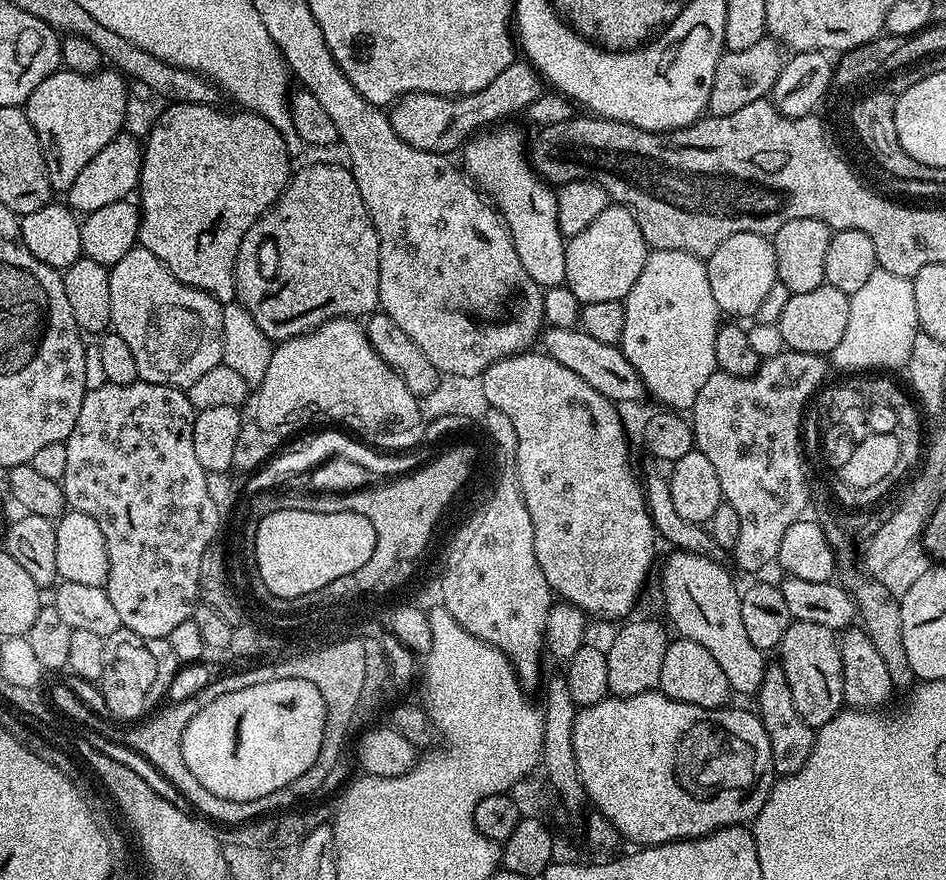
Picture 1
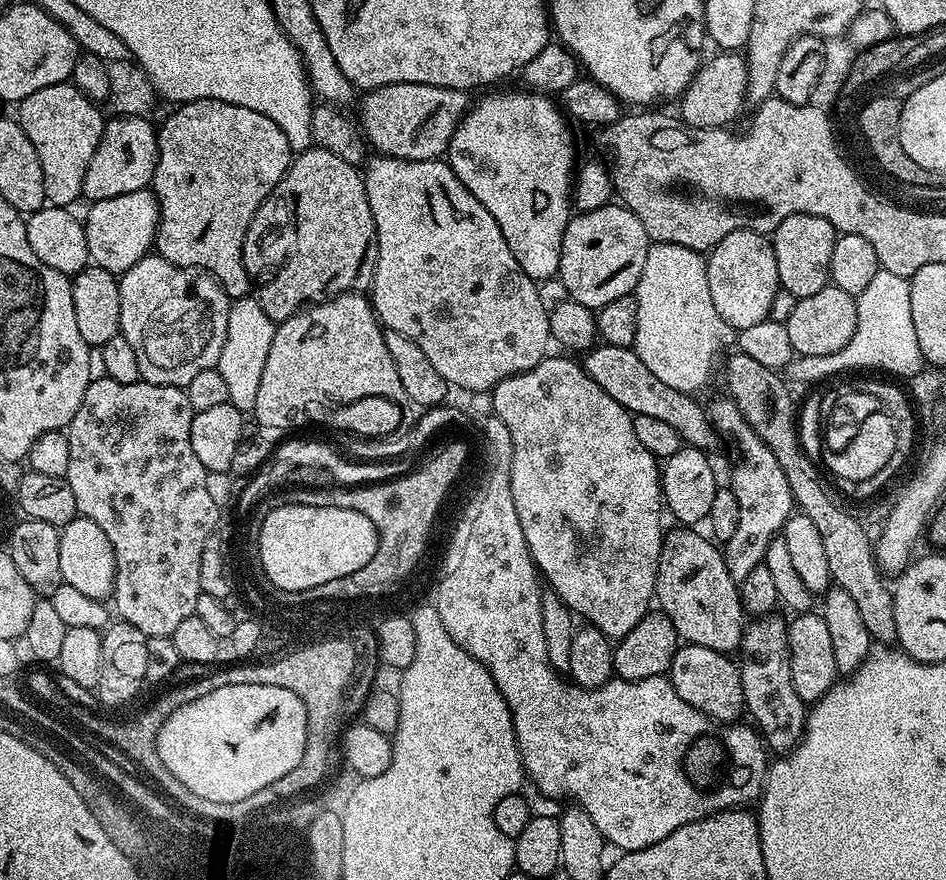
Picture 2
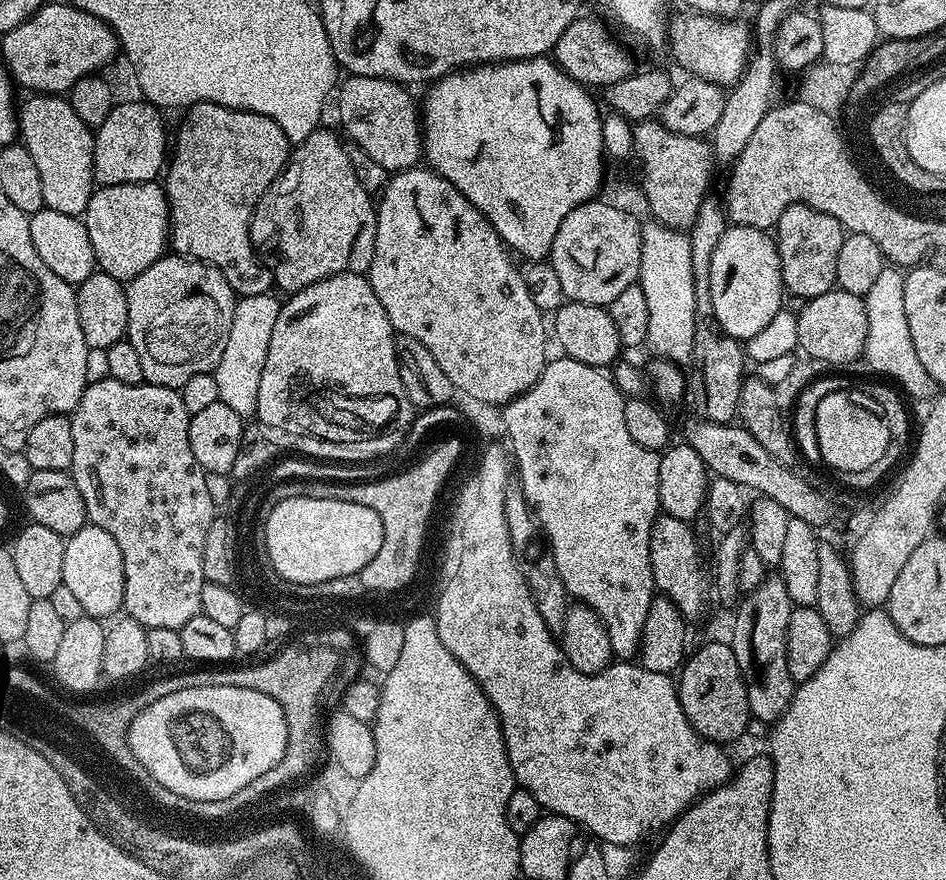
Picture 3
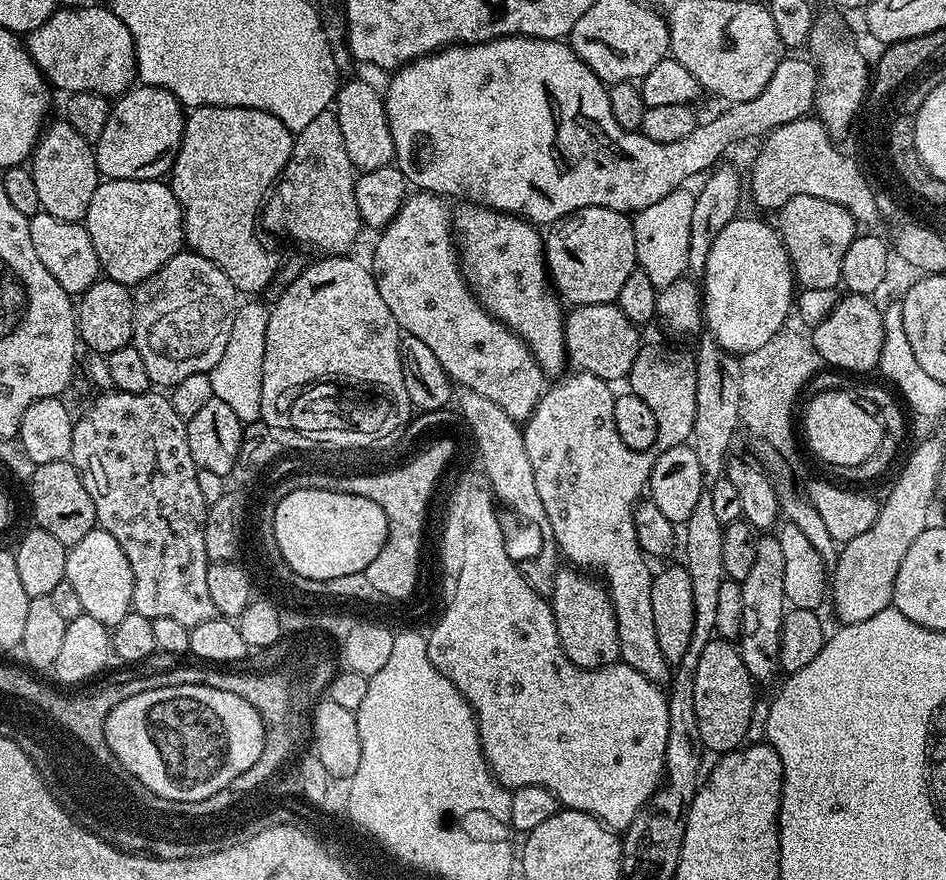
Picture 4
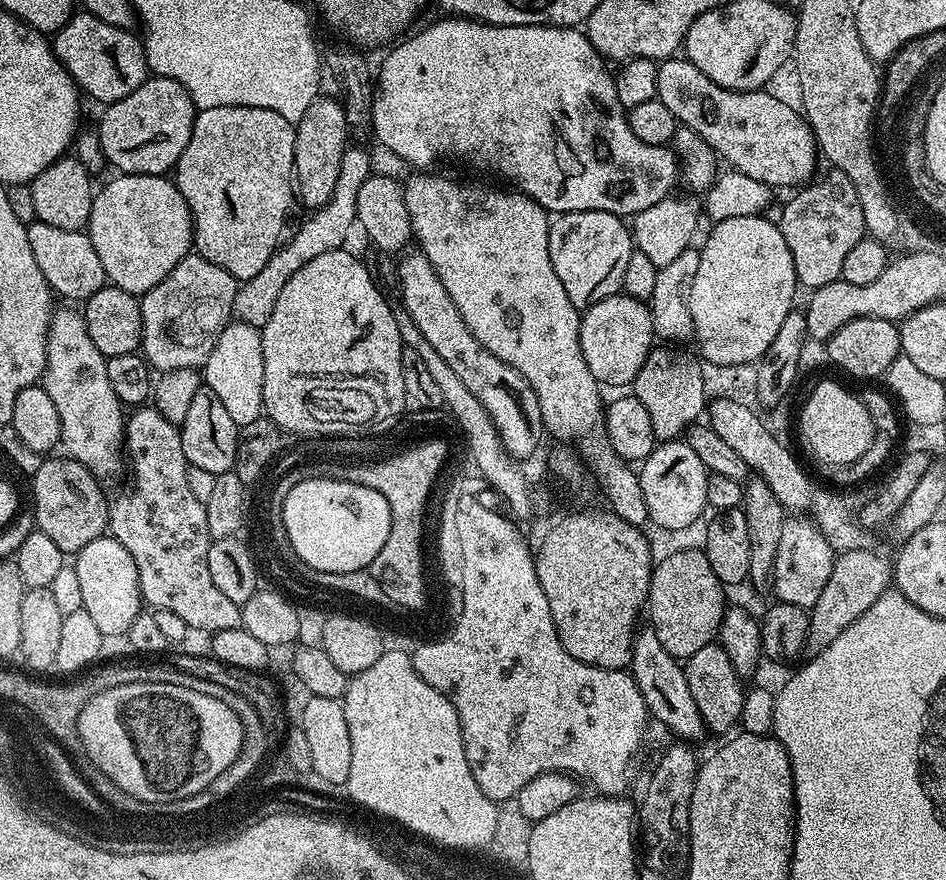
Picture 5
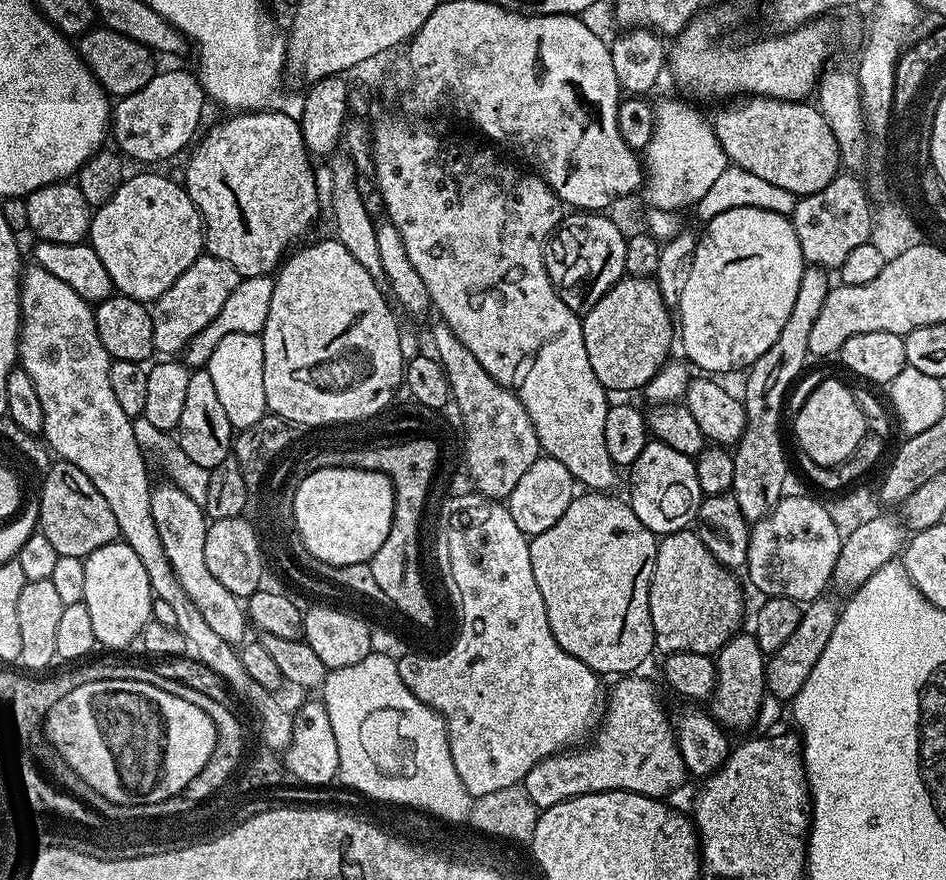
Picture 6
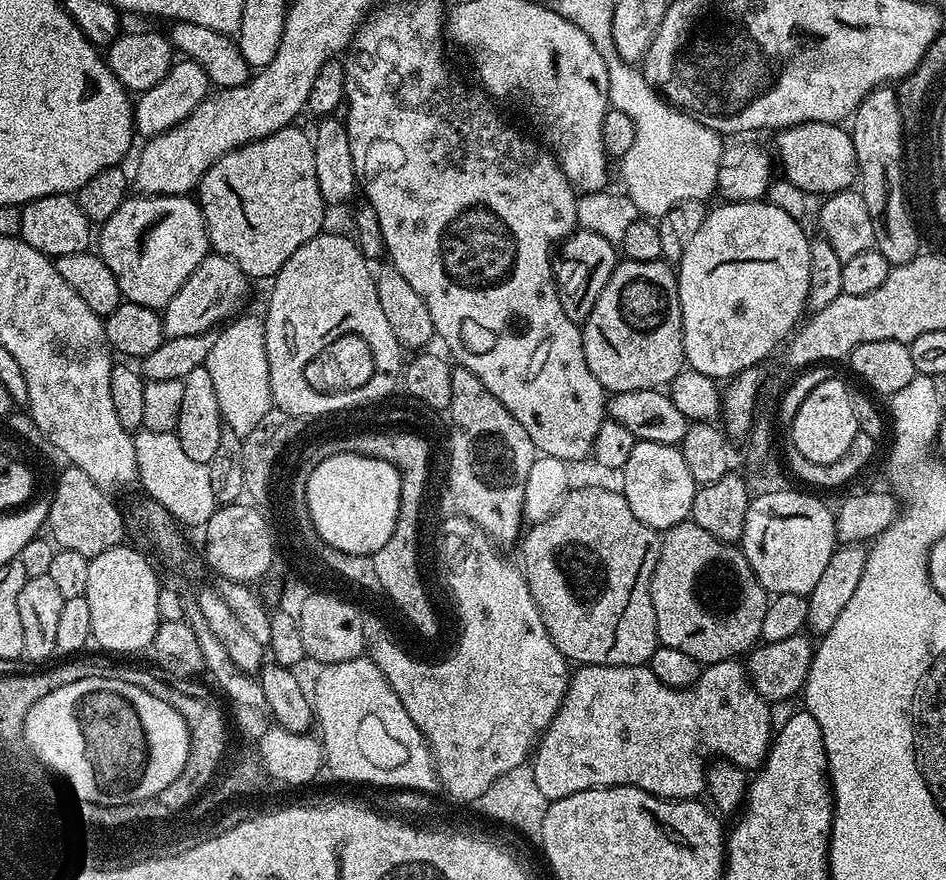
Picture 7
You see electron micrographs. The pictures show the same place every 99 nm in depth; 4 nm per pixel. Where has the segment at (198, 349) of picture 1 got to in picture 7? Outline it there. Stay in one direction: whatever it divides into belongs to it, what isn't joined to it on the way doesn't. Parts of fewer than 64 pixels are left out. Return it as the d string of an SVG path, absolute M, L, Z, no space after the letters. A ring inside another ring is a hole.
M215 254L205 256L194 274L182 282L182 290L162 309L165 337L186 338L186 334L203 334L223 325L237 315L236 307L248 296L248 284L249 277L230 258Z

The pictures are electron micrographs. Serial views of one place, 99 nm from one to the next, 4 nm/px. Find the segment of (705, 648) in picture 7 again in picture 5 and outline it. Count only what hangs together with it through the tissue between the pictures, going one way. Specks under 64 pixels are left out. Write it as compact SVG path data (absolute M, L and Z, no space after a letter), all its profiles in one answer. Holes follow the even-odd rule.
M684 548L681 552L672 552L665 560L655 561L652 577L648 583L648 598L646 601L646 616L649 616L650 627L658 639L662 641L662 647L683 662L688 659L694 650L702 650L702 646L713 643L720 631L720 623L724 617L726 601L724 601L725 585L710 570L710 562L706 554L699 548Z

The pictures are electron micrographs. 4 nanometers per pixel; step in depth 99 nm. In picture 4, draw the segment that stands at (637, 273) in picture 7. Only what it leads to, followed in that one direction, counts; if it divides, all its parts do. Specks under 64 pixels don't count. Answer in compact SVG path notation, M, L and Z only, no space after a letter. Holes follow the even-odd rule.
M615 302L610 304L581 304L573 307L564 318L564 351L567 359L576 363L575 367L582 372L589 372L598 378L609 382L617 382L628 371L630 373L636 367L636 355L639 354L642 345L640 339L641 329L622 314L622 310Z

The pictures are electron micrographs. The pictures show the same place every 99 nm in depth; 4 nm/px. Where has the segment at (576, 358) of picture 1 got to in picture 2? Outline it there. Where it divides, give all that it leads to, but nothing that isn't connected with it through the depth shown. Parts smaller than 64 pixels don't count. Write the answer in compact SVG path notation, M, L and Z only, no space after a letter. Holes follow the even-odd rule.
M600 342L583 353L582 363L586 374L590 374L590 378L594 378L594 382L598 382L598 386L614 398L614 402L621 404L633 416L658 418L674 426L681 441L694 448L712 450L718 441L718 433L708 418L705 405L700 405L695 395L674 390L674 386L666 386L666 382L650 374L650 370L646 370L646 362L638 358L635 347L623 348Z

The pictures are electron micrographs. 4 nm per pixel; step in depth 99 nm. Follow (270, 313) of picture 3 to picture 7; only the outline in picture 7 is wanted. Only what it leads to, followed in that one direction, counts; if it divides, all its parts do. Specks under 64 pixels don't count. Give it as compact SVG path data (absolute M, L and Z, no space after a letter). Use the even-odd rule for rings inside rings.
M239 315L225 323L216 332L216 341L208 355L206 365L214 381L214 394L218 394L220 419L224 427L244 437L258 426L258 422L274 407L270 394L270 370L266 358L264 321L259 315Z

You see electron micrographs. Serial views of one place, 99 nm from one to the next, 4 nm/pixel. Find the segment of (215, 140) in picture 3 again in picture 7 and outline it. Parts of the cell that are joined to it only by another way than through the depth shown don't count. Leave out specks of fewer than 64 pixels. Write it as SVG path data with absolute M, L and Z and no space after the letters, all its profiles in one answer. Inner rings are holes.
M296 127L283 128L266 138L227 152L221 160L214 162L214 166L210 166L210 170L206 170L198 185L198 203L200 213L204 215L211 251L230 258L249 278L275 277L282 266L286 266L290 254L294 254L298 246L306 246L310 238L321 235L325 227L326 203L319 192L315 173L313 137Z

